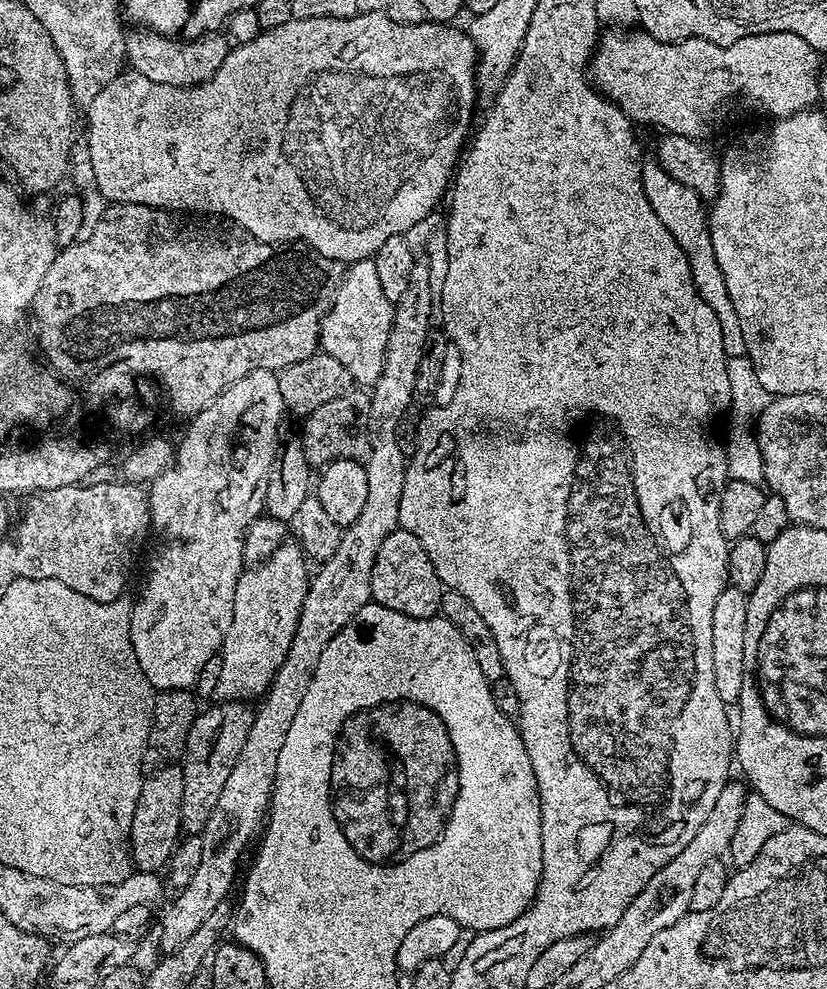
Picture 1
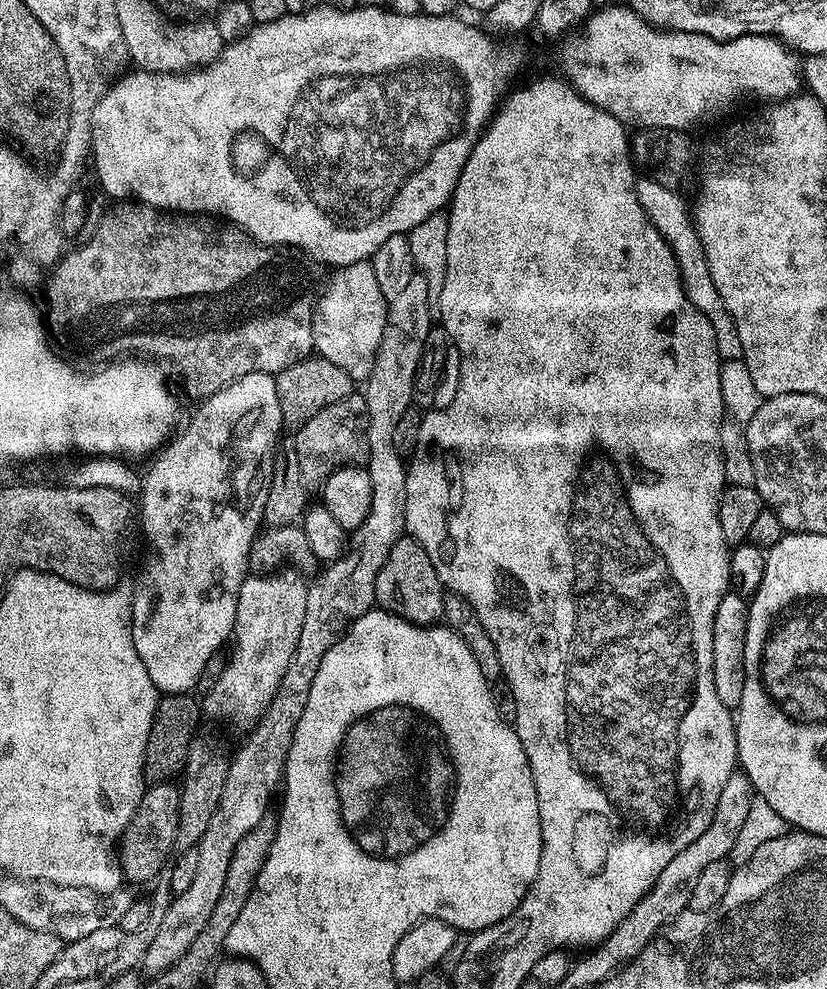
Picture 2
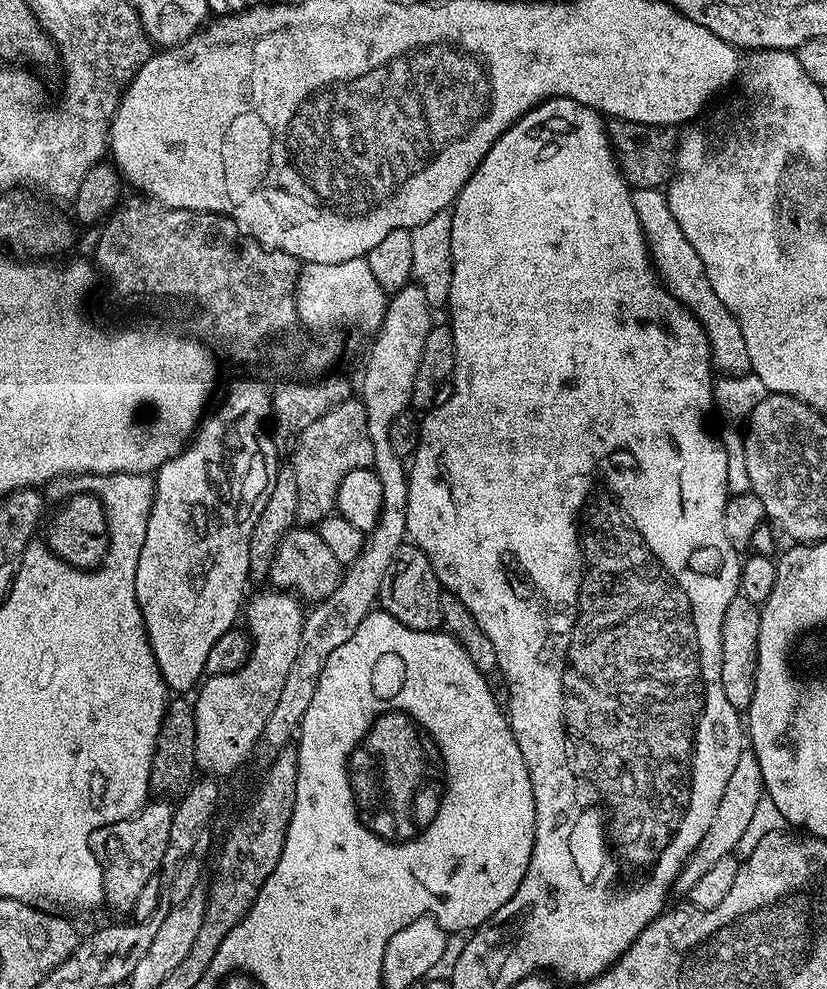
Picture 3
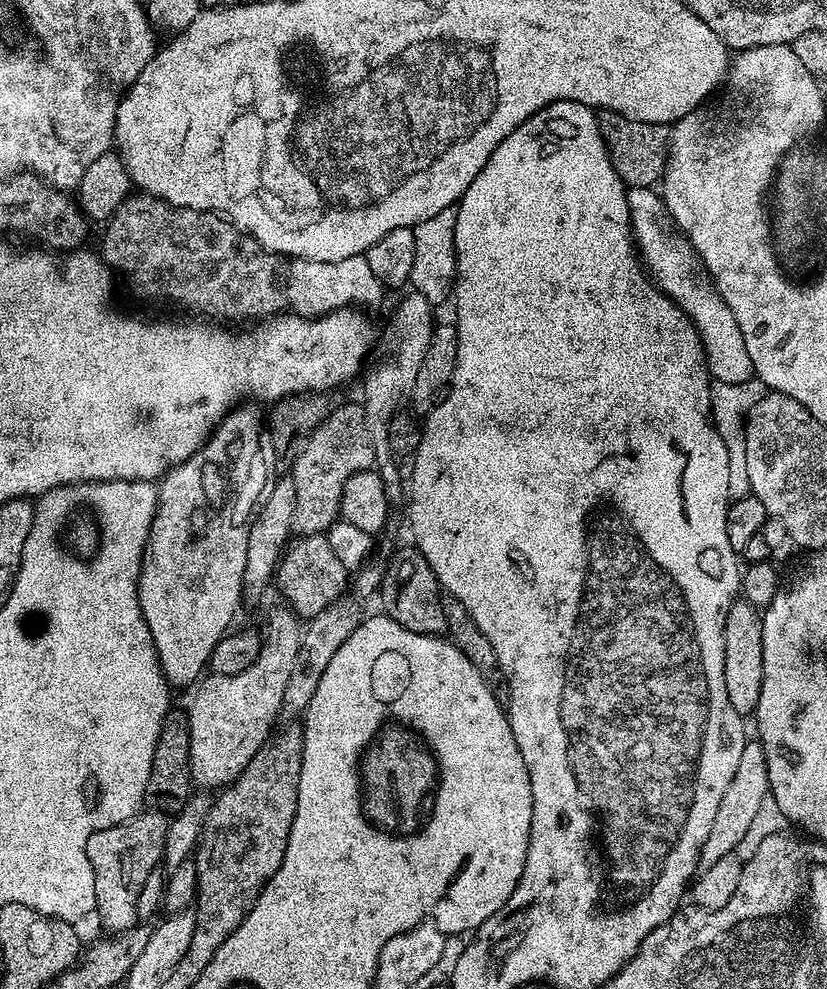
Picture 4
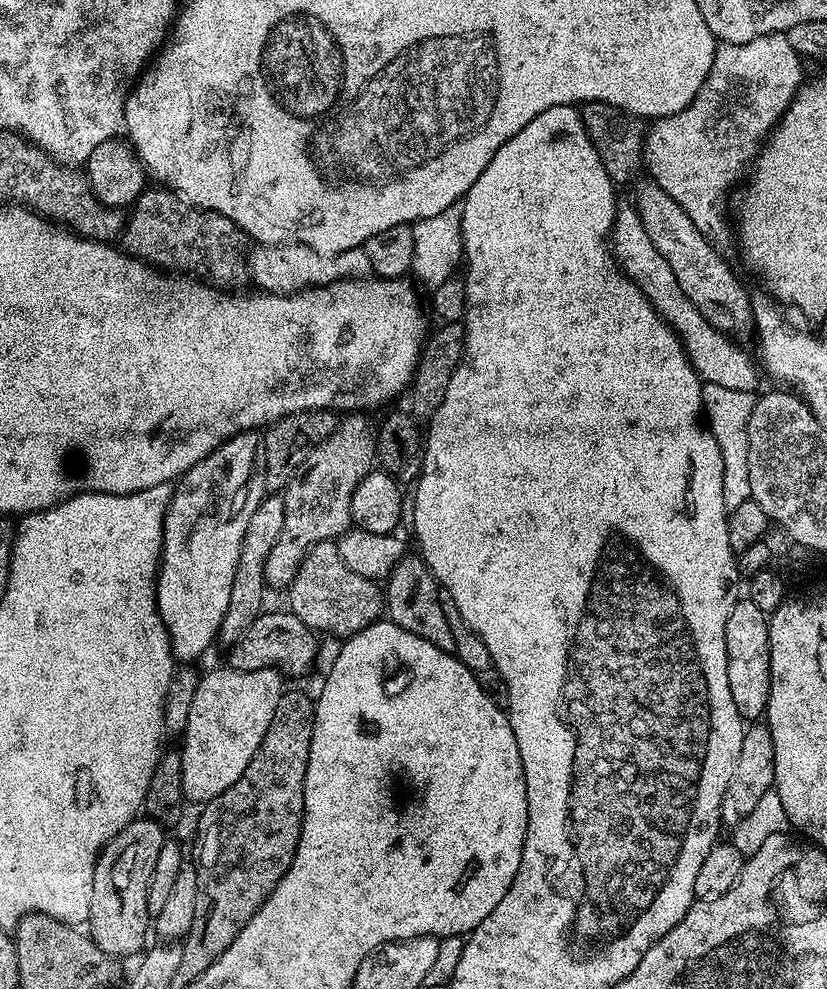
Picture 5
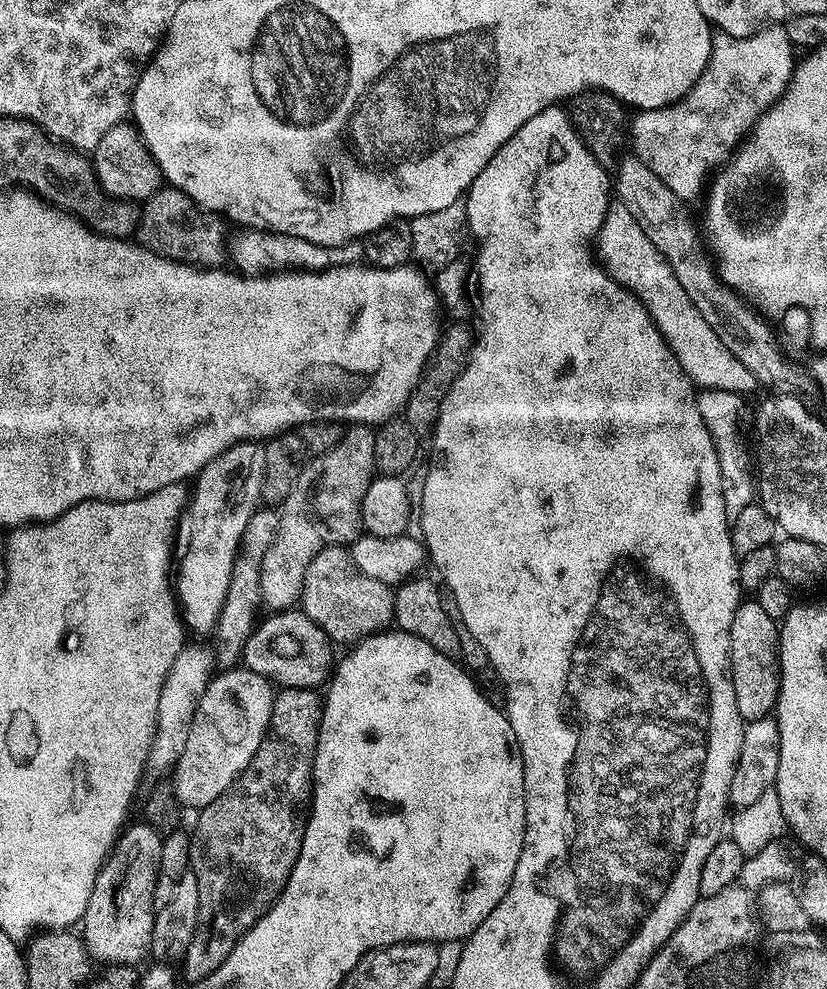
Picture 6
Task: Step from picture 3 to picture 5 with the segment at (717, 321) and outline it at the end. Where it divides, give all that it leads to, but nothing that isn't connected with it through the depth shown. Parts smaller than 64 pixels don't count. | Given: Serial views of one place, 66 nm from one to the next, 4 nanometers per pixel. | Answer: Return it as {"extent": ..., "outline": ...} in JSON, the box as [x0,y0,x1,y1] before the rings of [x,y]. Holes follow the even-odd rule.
{"extent":[610,203,760,392],"outline":[[[621,203],[617,207],[612,223],[610,248],[620,271],[640,287],[642,294],[656,308],[657,314],[676,333],[684,346],[684,352],[688,355],[688,361],[694,366],[704,384],[727,386],[730,390],[743,392],[757,391],[756,383],[759,382],[760,376],[756,373],[755,364],[740,349],[743,347],[737,341],[725,332],[719,332],[698,310],[698,306],[694,306],[694,302],[690,302],[690,298],[682,294],[682,286],[678,286],[674,270],[670,270],[666,258],[662,258],[662,254],[654,250],[654,242],[650,242],[650,234],[646,234],[646,226],[638,214],[635,203]]]}

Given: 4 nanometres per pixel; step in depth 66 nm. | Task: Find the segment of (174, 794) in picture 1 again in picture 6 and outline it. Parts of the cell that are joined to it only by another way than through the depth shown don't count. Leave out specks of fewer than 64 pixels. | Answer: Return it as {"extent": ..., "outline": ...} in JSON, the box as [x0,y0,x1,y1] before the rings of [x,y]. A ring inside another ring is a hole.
{"extent":[82,822,162,966],"outline":[[[137,822],[133,828],[125,827],[120,832],[116,843],[113,844],[111,852],[108,853],[108,859],[100,867],[100,873],[96,876],[90,902],[84,911],[82,939],[84,947],[88,949],[89,957],[93,961],[101,960],[101,965],[136,966],[144,955],[146,957],[149,955],[158,907],[154,902],[154,886],[162,858],[162,836],[161,833],[156,833],[156,830],[153,825],[143,822]]]}

